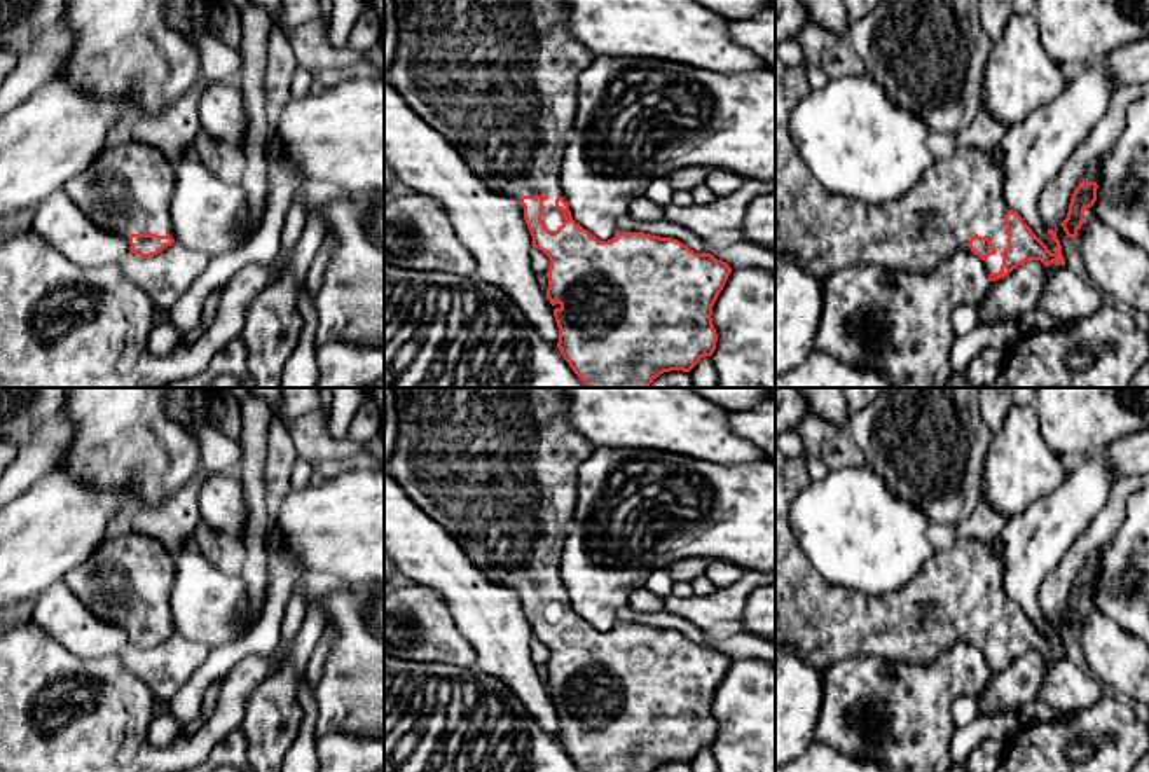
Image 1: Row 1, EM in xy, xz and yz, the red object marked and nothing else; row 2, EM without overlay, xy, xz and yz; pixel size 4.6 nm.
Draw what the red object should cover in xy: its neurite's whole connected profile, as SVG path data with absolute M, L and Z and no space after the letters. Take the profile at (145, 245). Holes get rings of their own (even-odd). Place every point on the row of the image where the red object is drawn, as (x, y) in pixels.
M120 133L63 190L93 222L117 229L131 253L152 257L175 243L169 215L175 178L162 152Z

